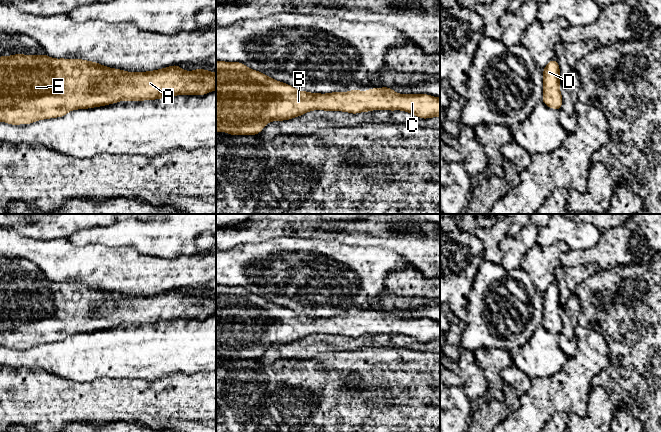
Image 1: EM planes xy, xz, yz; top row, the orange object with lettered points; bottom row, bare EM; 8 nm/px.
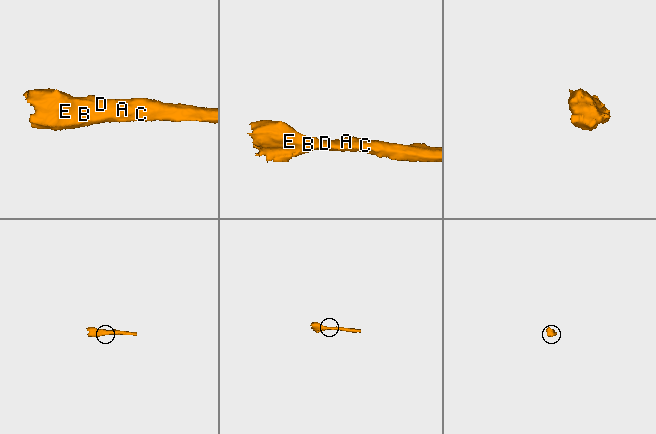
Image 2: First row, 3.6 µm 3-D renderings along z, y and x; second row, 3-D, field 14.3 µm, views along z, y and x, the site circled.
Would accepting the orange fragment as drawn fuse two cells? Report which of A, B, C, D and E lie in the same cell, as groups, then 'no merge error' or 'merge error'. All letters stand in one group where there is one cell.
A B C D E | no merge error

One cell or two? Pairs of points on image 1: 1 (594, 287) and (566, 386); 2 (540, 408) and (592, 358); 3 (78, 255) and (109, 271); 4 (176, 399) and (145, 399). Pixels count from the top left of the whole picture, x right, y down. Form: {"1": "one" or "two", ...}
{"1": "two", "2": "one", "3": "one", "4": "one"}

